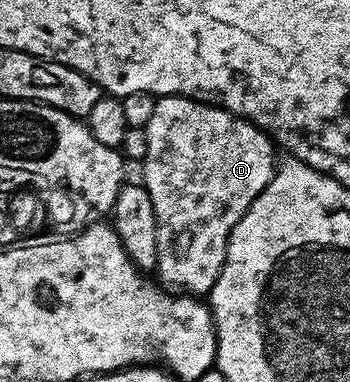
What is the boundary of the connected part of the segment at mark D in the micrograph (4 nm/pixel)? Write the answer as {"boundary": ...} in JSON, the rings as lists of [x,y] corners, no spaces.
{"boundary":[[[163,96],[154,102],[150,121],[144,126],[147,154],[143,161],[143,183],[155,206],[156,275],[162,285],[181,294],[204,297],[215,286],[223,270],[231,230],[259,198],[277,170],[279,156],[273,153],[274,141],[269,133],[256,128],[244,116],[234,116],[212,102],[192,100],[186,96]]]}

